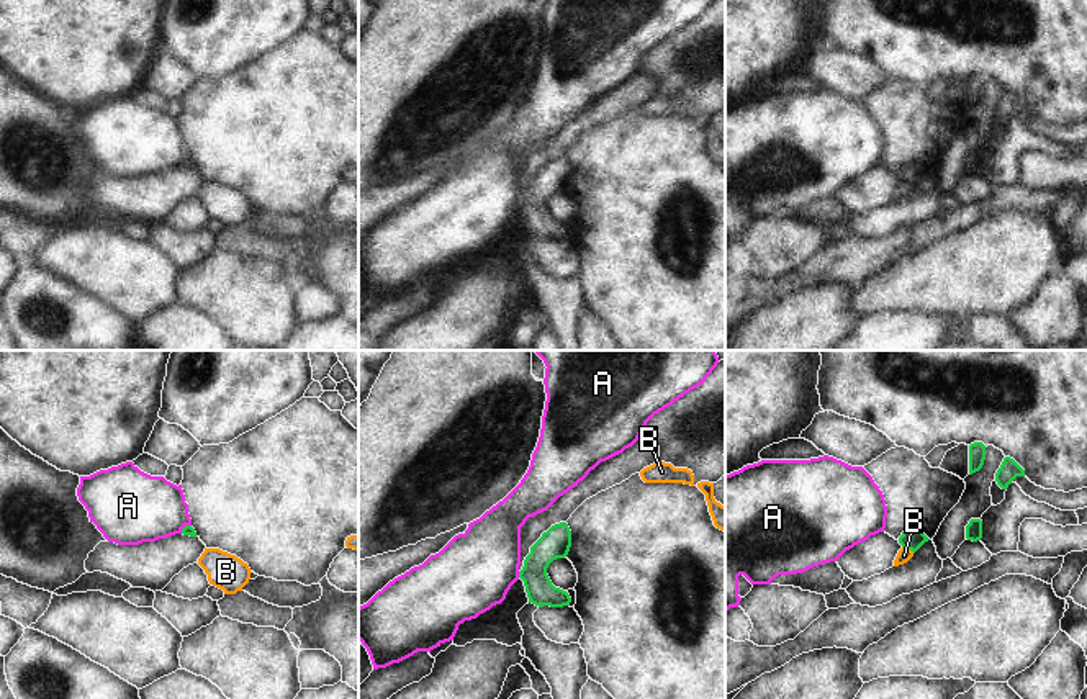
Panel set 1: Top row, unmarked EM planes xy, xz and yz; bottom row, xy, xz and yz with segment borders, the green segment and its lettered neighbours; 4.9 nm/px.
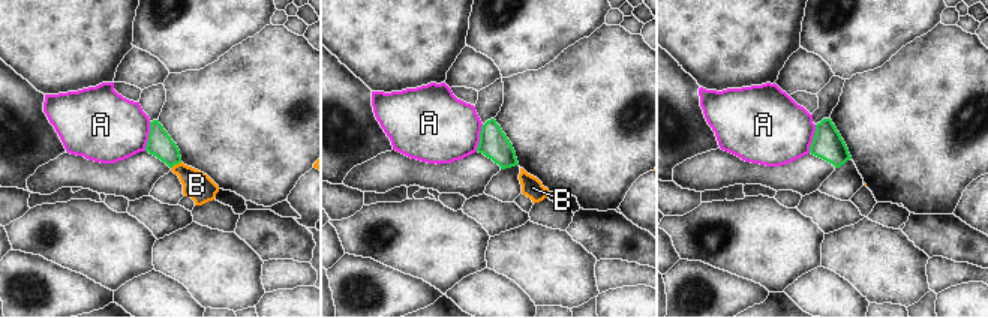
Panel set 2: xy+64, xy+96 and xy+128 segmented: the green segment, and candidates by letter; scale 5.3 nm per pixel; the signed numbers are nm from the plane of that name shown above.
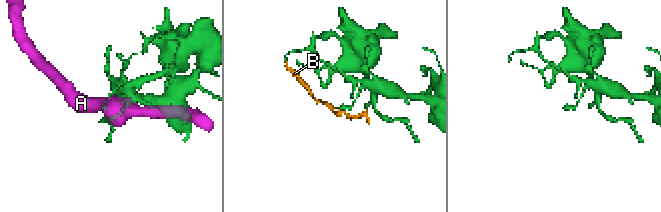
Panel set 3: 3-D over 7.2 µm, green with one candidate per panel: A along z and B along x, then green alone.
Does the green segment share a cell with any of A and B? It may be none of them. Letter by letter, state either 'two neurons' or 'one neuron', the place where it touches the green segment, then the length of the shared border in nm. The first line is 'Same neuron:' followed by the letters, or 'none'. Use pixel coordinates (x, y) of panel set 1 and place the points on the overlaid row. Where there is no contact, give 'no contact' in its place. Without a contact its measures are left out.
Same neuron: none
A: two neurons | xz (519, 575) | 40 nm
B: two neurons | yz (909, 549) | 70 nm

